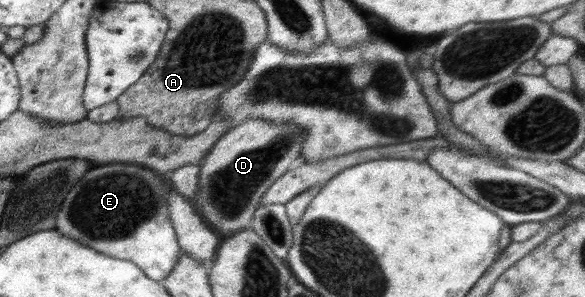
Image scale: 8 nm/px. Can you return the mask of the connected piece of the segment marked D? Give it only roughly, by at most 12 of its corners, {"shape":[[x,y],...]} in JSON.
{"shape":[[249,118],[199,163],[192,201],[223,234],[249,226],[308,134]]}

